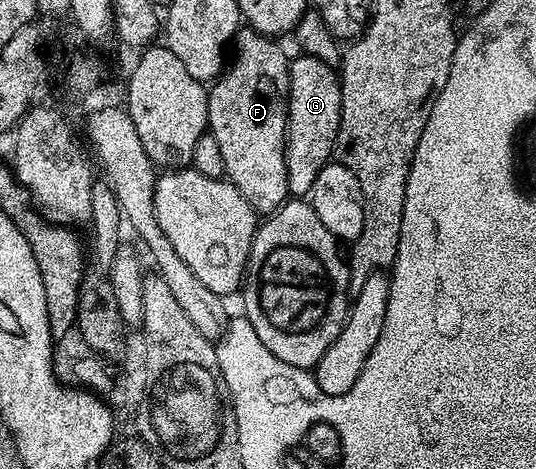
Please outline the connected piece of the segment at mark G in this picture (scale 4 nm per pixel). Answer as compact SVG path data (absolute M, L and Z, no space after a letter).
M303 53L297 57L290 63L290 96L286 100L286 171L290 194L306 196L338 144L342 84L339 71L324 60Z

